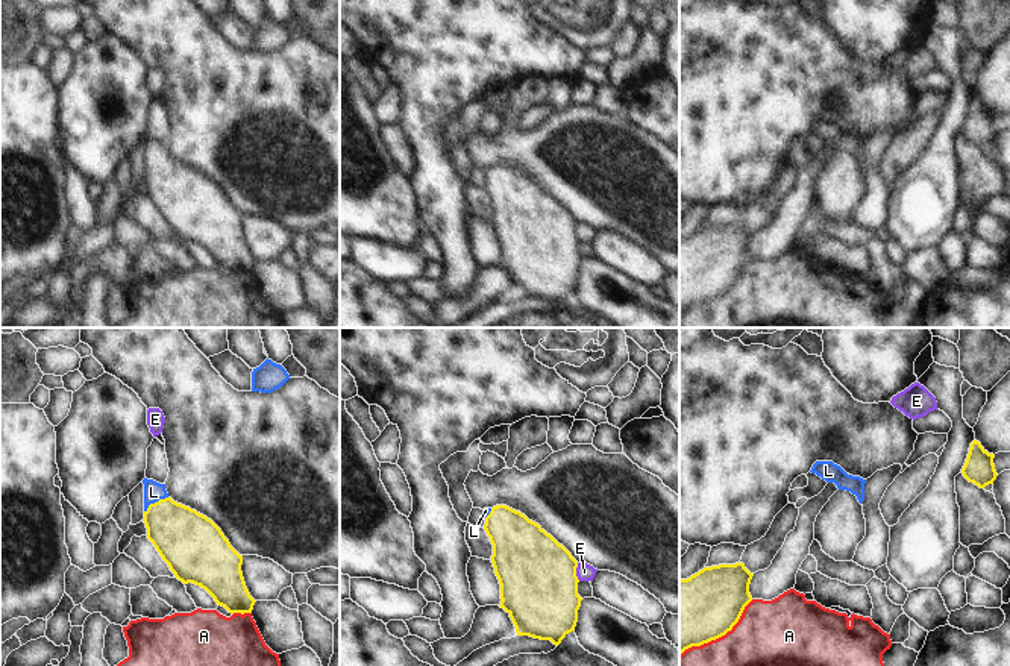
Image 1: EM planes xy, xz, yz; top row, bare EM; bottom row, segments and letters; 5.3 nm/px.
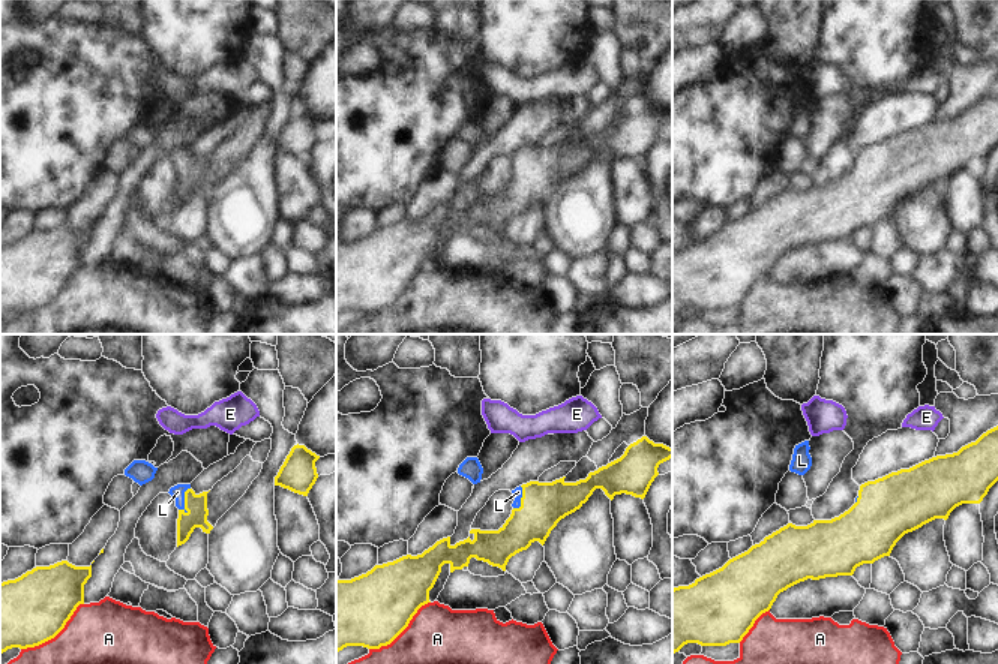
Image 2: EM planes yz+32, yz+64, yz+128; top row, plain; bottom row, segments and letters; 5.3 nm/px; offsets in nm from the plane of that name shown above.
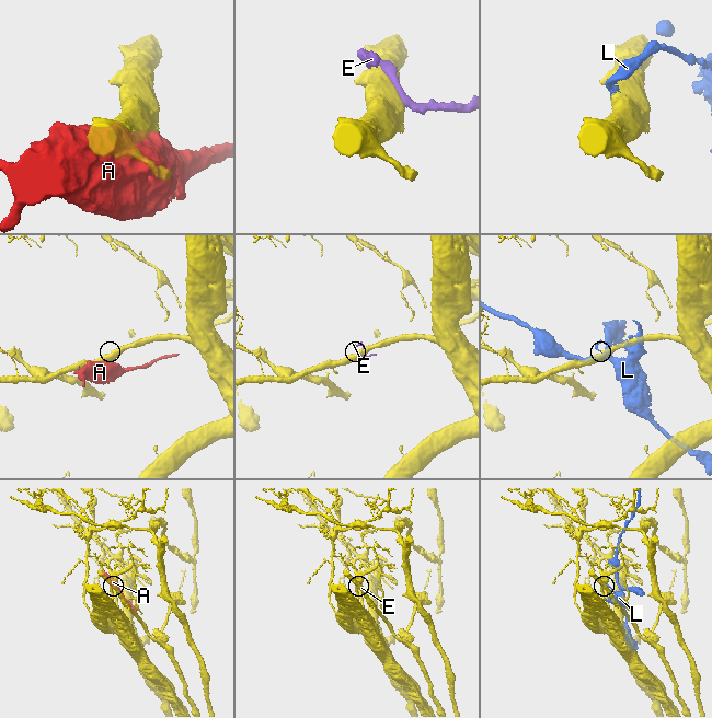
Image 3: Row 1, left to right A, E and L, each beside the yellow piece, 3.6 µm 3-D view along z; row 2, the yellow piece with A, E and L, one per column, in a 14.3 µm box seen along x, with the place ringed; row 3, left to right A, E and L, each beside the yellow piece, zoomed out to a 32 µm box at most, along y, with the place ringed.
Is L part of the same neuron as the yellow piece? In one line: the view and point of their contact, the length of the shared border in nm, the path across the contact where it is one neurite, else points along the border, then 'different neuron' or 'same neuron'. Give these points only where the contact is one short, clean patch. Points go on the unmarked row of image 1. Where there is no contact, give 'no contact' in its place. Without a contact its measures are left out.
meets yellow in xy at (155, 163); contact 150 nm long; runs through xy (185, 199), (163, 176), (155, 163), (153, 152); same neuron

